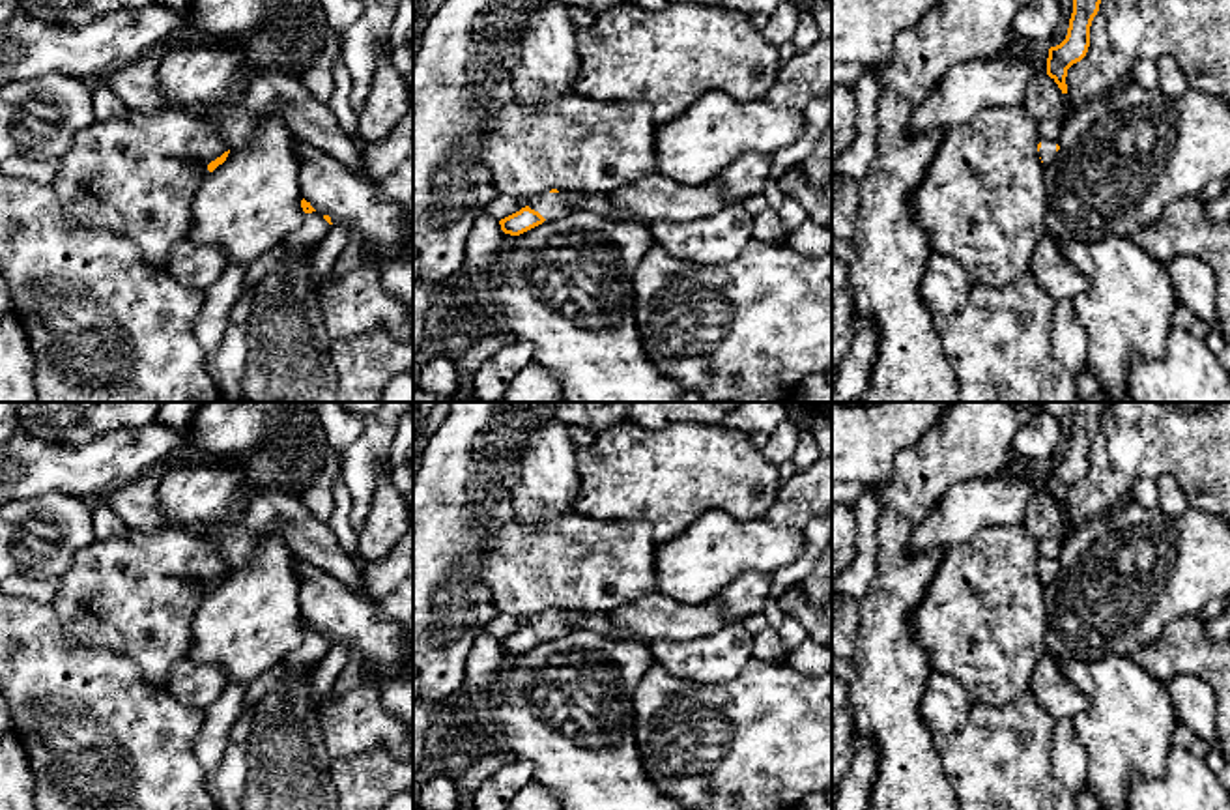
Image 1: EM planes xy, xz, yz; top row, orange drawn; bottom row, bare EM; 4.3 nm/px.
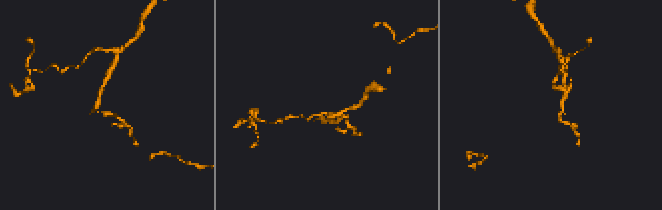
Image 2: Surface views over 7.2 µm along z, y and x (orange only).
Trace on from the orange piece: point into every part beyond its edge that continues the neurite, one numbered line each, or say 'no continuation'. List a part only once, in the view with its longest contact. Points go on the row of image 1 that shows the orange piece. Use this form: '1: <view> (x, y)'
1: xz (548, 204)

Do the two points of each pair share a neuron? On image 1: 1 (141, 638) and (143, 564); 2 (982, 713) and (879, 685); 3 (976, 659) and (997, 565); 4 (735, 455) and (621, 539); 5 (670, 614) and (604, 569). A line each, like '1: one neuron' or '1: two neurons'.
1: one neuron
2: two neurons
3: one neuron
4: two neurons
5: two neurons

